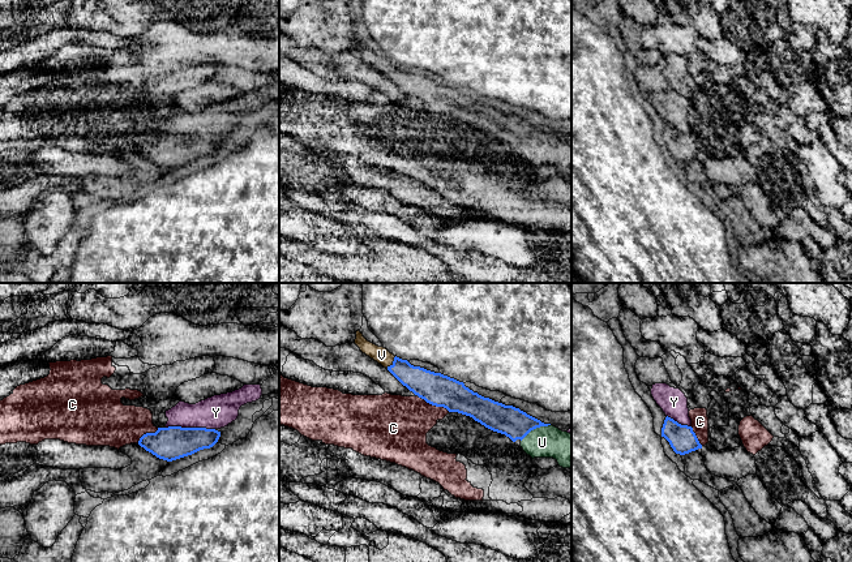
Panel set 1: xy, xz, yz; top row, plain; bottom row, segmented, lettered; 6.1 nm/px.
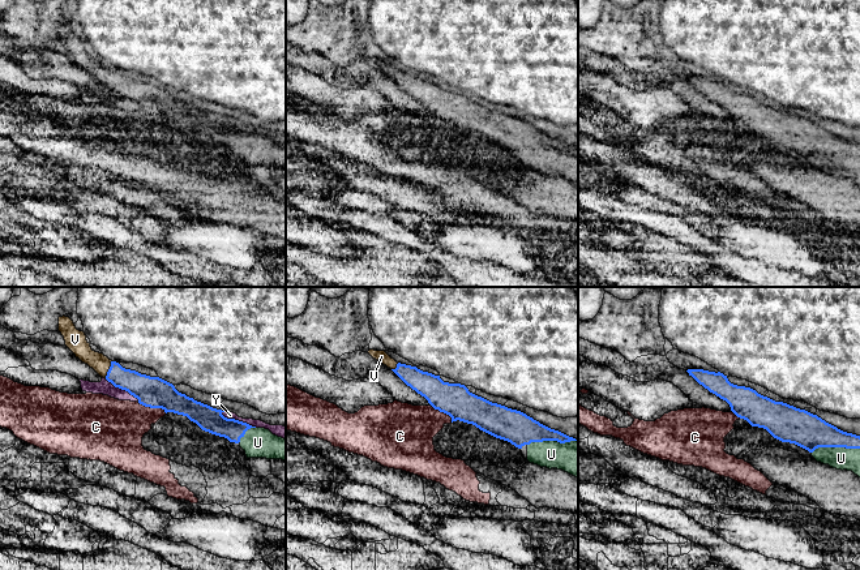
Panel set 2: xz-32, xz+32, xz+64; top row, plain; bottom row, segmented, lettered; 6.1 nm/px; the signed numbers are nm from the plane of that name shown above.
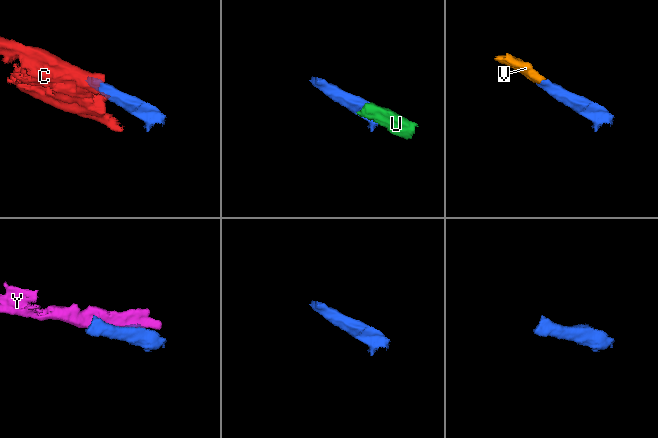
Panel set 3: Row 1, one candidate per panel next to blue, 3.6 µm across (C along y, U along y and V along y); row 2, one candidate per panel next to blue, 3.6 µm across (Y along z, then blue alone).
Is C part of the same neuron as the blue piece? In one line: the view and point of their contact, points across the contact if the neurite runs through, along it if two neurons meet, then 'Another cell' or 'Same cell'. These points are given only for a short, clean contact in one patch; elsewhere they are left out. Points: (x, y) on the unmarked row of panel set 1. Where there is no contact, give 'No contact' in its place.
Touches blue at xz (433, 112). Boundary: xz (418, 103), (449, 119). Another cell

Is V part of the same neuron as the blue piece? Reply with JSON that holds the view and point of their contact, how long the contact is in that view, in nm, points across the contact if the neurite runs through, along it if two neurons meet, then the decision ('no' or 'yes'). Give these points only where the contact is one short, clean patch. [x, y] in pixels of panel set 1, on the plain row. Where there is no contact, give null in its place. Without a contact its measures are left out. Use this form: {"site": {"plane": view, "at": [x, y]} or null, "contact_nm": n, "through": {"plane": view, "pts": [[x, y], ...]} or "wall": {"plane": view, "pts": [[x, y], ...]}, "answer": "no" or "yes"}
{"site": {"plane": "xz", "at": [393, 71]}, "contact_nm": 100, "through": {"plane": "xz", "pts": [[427, 93], [409, 84], [393, 71], [381, 63]]}, "answer": "yes"}

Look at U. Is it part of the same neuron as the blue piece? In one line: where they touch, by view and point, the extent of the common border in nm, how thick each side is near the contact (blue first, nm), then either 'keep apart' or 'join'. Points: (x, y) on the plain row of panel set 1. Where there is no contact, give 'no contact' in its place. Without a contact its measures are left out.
meets blue in xz at (535, 136); contact 220 nm long; 190 nm thick on the blue side, 200 nm on the other; join

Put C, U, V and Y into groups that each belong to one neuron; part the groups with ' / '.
C / U V / Y

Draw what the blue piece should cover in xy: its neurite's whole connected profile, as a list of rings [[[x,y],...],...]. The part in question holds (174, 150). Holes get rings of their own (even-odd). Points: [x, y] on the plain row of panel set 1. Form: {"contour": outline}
{"contour": [[[168,134],[144,142],[138,153],[157,166],[172,170],[213,155],[219,145],[221,140],[215,137]]]}

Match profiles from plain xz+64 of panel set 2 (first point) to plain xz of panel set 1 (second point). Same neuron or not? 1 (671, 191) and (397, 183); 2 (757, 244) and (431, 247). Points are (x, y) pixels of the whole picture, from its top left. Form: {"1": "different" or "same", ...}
{"1": "same", "2": "different"}

